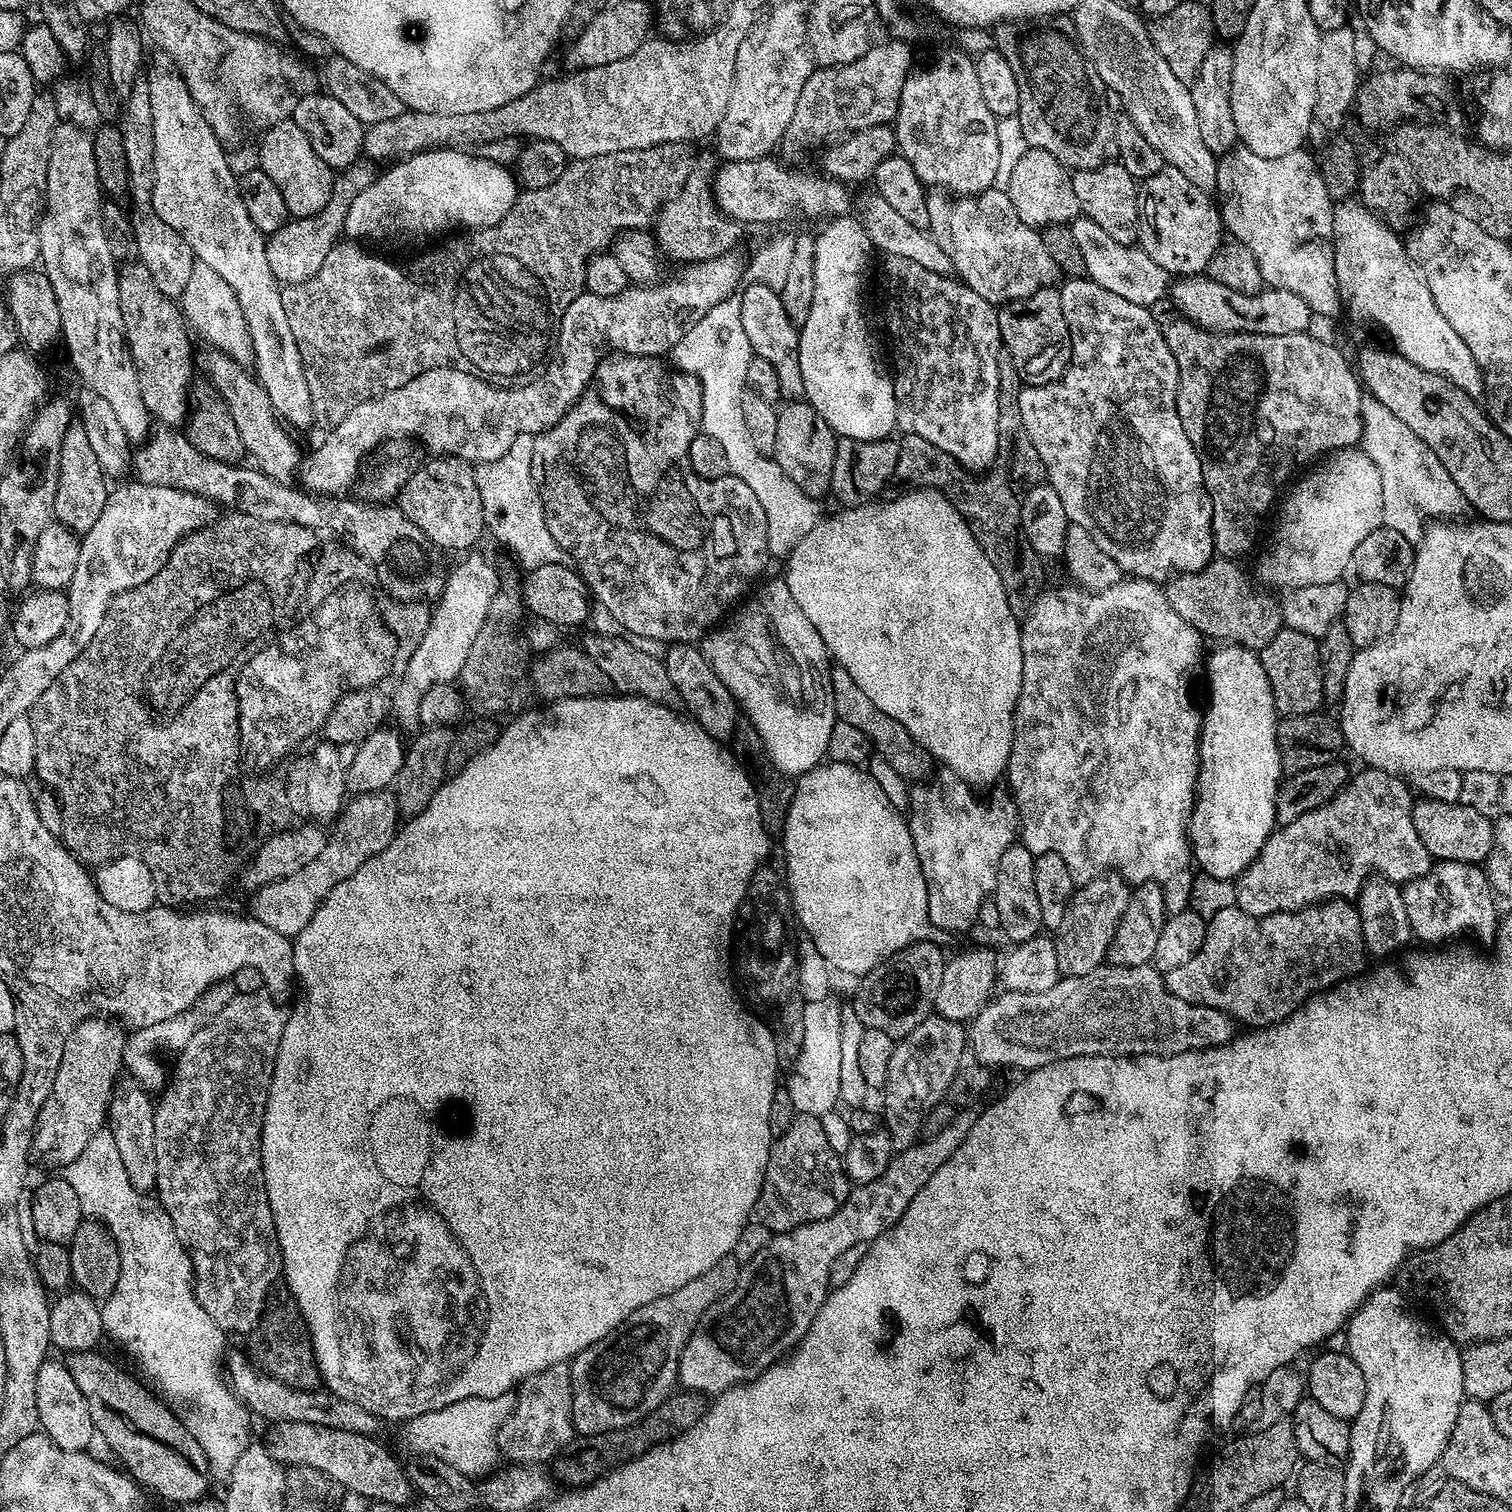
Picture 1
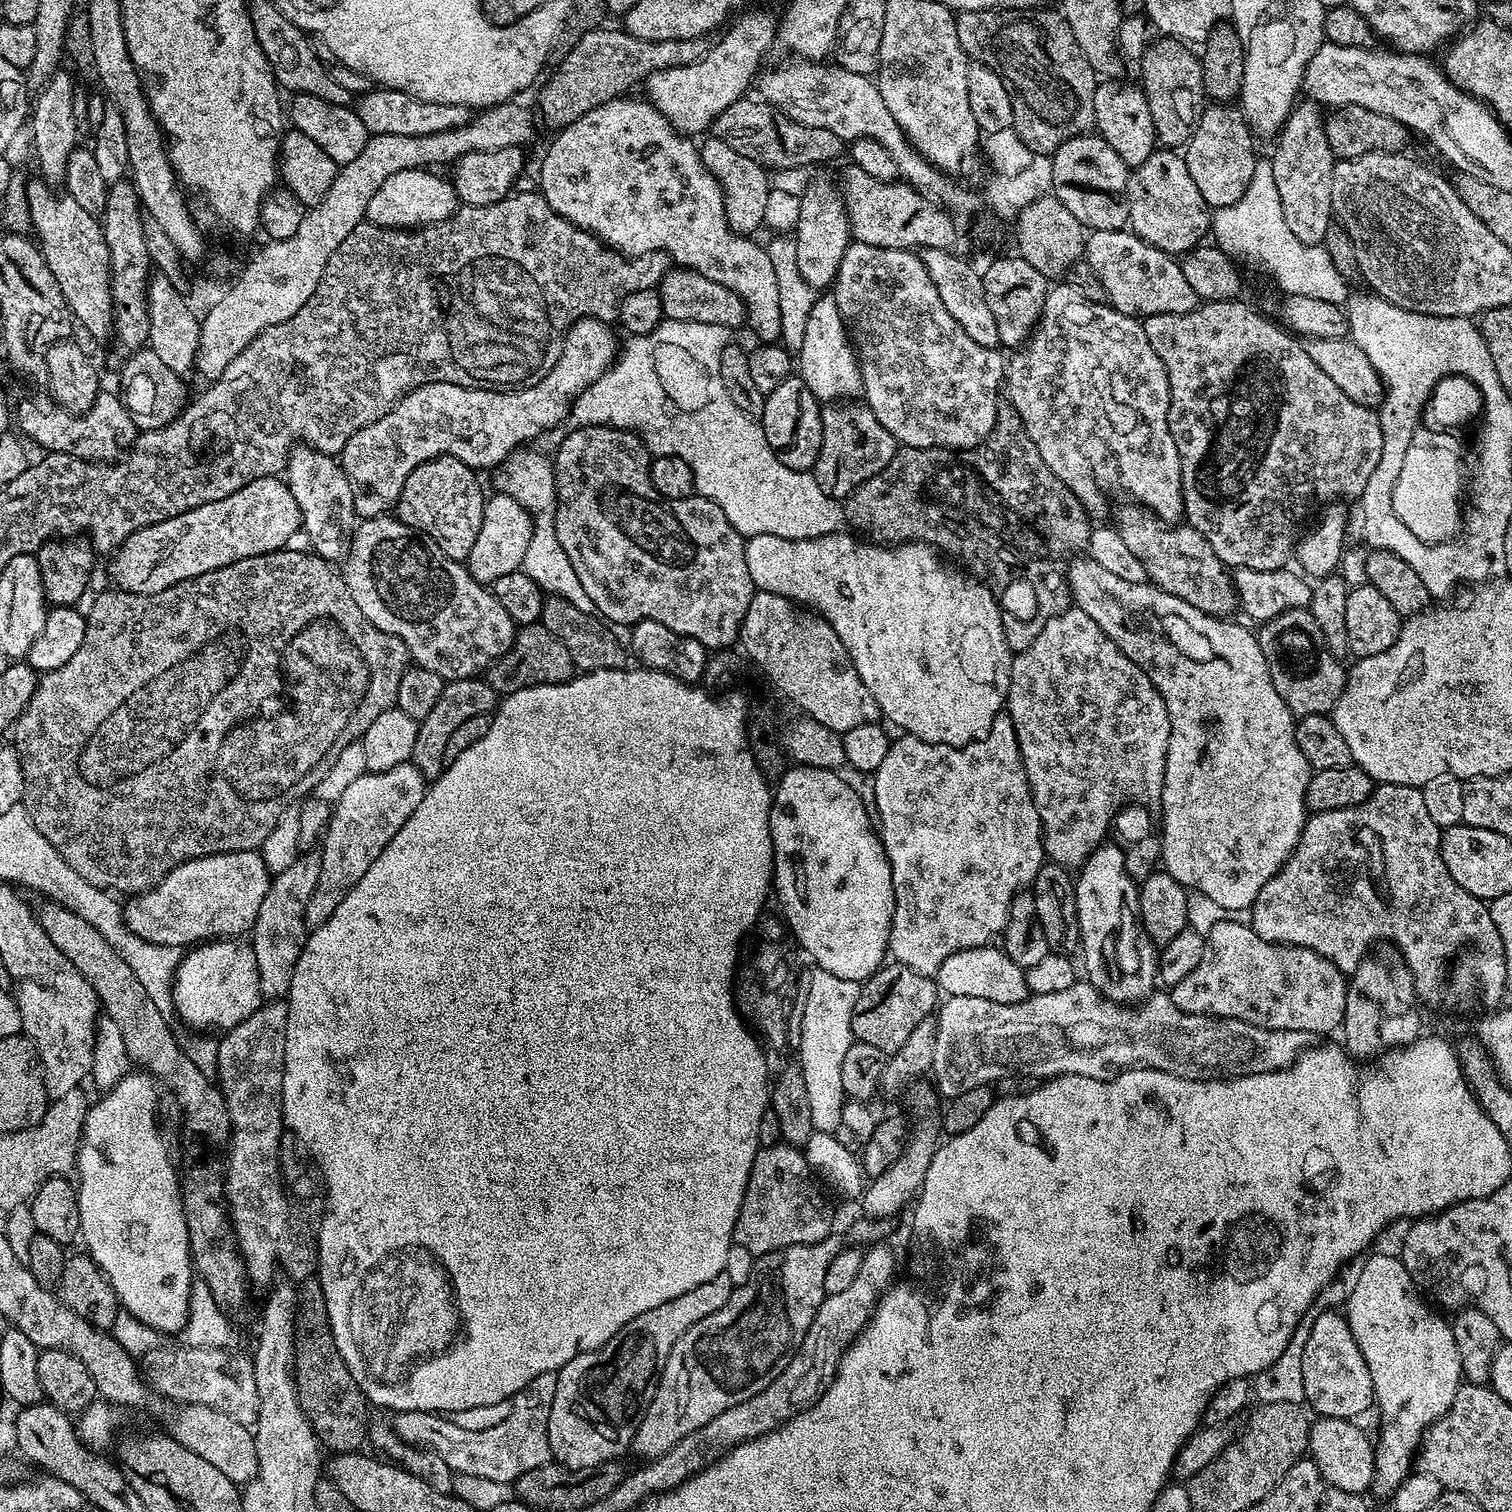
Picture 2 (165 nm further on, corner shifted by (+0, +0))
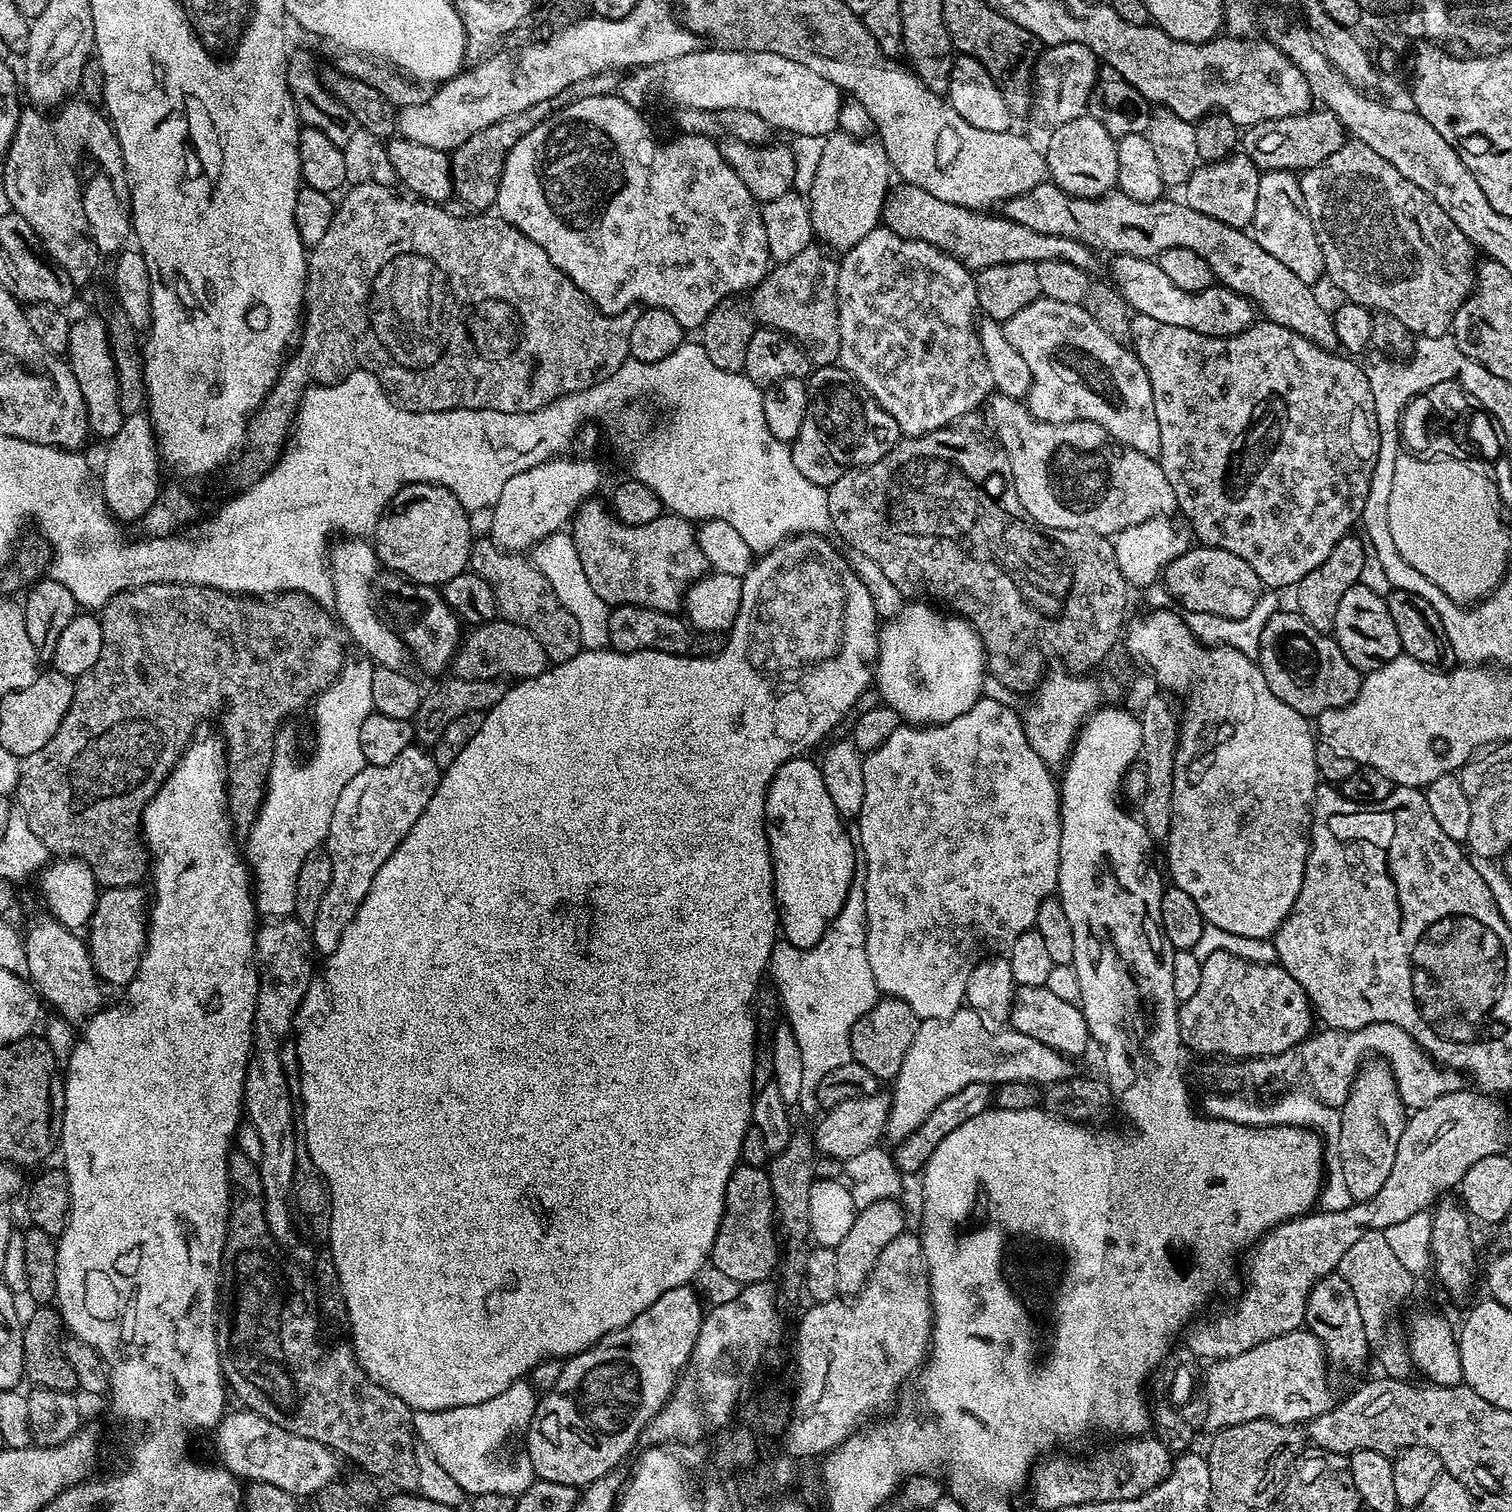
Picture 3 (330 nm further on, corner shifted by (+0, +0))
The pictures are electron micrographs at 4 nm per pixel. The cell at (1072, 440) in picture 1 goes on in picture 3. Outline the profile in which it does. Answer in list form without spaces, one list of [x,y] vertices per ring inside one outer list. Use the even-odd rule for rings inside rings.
[[[1045,298],[1030,302],[1014,318],[1003,321],[1006,342],[1022,354],[1022,362],[1030,366],[1032,389],[1026,403],[1035,420],[1046,424],[1065,424],[1075,420],[1089,420],[1102,426],[1119,444],[1155,457],[1160,450],[1158,442],[1158,418],[1154,418],[1154,400],[1149,379],[1142,362],[1127,343],[1110,338],[1081,304],[1058,302]]]

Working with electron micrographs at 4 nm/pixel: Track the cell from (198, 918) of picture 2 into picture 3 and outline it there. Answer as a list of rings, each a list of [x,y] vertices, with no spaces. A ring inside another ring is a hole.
[[[133,886],[131,888],[105,888],[97,895],[96,905],[92,916],[86,925],[86,943],[88,953],[92,959],[92,965],[97,976],[105,985],[113,984],[117,990],[123,990],[134,978],[134,974],[140,965],[140,959],[144,953],[146,943],[146,892],[143,887]]]

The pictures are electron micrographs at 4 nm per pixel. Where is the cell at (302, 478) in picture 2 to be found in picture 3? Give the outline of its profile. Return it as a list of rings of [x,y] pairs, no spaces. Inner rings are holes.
[[[360,538],[341,540],[344,541],[337,548],[335,545],[330,552],[335,615],[343,631],[347,633],[350,640],[352,635],[353,642],[364,651],[361,653],[371,660],[373,665],[389,667],[390,670],[401,670],[405,667],[404,663],[409,663],[410,653],[403,638],[378,611],[378,604],[374,599],[374,585],[378,577],[376,549],[371,543]]]

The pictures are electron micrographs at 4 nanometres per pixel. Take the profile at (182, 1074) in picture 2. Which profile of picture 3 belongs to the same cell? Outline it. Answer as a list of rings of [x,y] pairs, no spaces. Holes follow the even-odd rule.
[[[240,1150],[233,1151],[232,1155],[228,1157],[228,1182],[232,1186],[232,1208],[228,1212],[228,1233],[224,1243],[224,1257],[220,1271],[220,1317],[216,1320],[216,1341],[220,1351],[220,1368],[224,1371],[224,1379],[231,1395],[233,1392],[244,1403],[241,1405],[247,1411],[262,1414],[262,1418],[270,1418],[270,1422],[282,1426],[282,1430],[290,1430],[290,1434],[314,1438],[314,1442],[322,1442],[341,1457],[349,1456],[358,1467],[365,1468],[370,1475],[377,1476],[378,1479],[385,1480],[388,1484],[393,1484],[393,1489],[415,1489],[418,1482],[418,1466],[416,1465],[418,1441],[412,1428],[413,1409],[409,1408],[406,1402],[402,1402],[402,1398],[394,1398],[394,1394],[390,1394],[390,1390],[378,1386],[378,1382],[374,1382],[368,1377],[366,1370],[362,1370],[362,1366],[356,1361],[356,1353],[353,1352],[351,1343],[332,1344],[327,1348],[320,1341],[322,1320],[318,1315],[318,1297],[313,1277],[309,1273],[308,1276],[304,1273],[307,1271],[285,1249],[281,1248],[274,1238],[274,1234],[270,1234],[270,1226],[266,1226],[259,1163],[253,1157],[251,1160],[246,1153],[240,1152]]]

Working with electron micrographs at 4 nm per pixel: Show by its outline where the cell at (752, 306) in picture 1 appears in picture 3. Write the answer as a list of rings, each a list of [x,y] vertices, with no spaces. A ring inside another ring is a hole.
[[[619,94],[611,96],[591,96],[575,100],[564,108],[553,112],[514,144],[514,150],[504,163],[504,173],[498,186],[494,205],[499,219],[517,228],[526,239],[532,240],[552,259],[555,268],[560,268],[572,280],[572,284],[595,304],[596,309],[605,314],[615,314],[635,309],[635,304],[649,308],[670,310],[678,322],[687,325],[688,308],[697,318],[709,316],[719,304],[725,303],[735,292],[747,293],[764,281],[773,263],[767,246],[766,226],[763,225],[761,205],[751,196],[738,172],[720,153],[720,144],[705,136],[685,136],[676,134],[673,140],[656,140],[648,125],[645,113],[630,106]]]

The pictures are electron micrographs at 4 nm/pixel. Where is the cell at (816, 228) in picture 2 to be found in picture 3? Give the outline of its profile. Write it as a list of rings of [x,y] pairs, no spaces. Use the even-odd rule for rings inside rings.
[[[839,130],[833,132],[826,139],[813,185],[806,193],[813,237],[836,254],[858,246],[881,223],[884,198],[890,191],[888,176],[890,165],[879,139],[859,140]]]

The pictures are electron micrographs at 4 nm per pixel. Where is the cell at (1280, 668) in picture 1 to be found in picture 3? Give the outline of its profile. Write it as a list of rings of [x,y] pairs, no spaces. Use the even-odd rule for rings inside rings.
[[[1279,610],[1262,630],[1258,663],[1266,686],[1274,698],[1282,698],[1286,706],[1309,718],[1320,716],[1326,710],[1345,708],[1358,698],[1362,673],[1350,662],[1327,632],[1314,630],[1310,622],[1301,618],[1299,611]]]

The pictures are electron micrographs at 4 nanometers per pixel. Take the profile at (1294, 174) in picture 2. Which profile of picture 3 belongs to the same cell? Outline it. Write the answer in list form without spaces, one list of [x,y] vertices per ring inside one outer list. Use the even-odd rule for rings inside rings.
[[[1261,172],[1250,235],[1258,242],[1258,246],[1262,246],[1262,250],[1266,250],[1266,254],[1278,258],[1278,262],[1284,263],[1293,274],[1298,274],[1302,282],[1315,285],[1316,279],[1325,275],[1324,259],[1316,241],[1314,226],[1304,213],[1301,201],[1302,190],[1297,173]]]

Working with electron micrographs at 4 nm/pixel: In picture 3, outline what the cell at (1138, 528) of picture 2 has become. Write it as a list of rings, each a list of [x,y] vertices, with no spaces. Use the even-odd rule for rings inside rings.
[[[999,394],[987,401],[987,408],[988,420],[993,428],[991,431],[1006,457],[1006,472],[1016,501],[1041,528],[1083,532],[1108,530],[1104,528],[1119,530],[1126,526],[1138,526],[1154,516],[1177,511],[1174,489],[1170,487],[1166,474],[1162,474],[1159,459],[1119,444],[1102,426],[1089,420],[1046,424],[1032,417],[1032,411],[1024,400]]]

